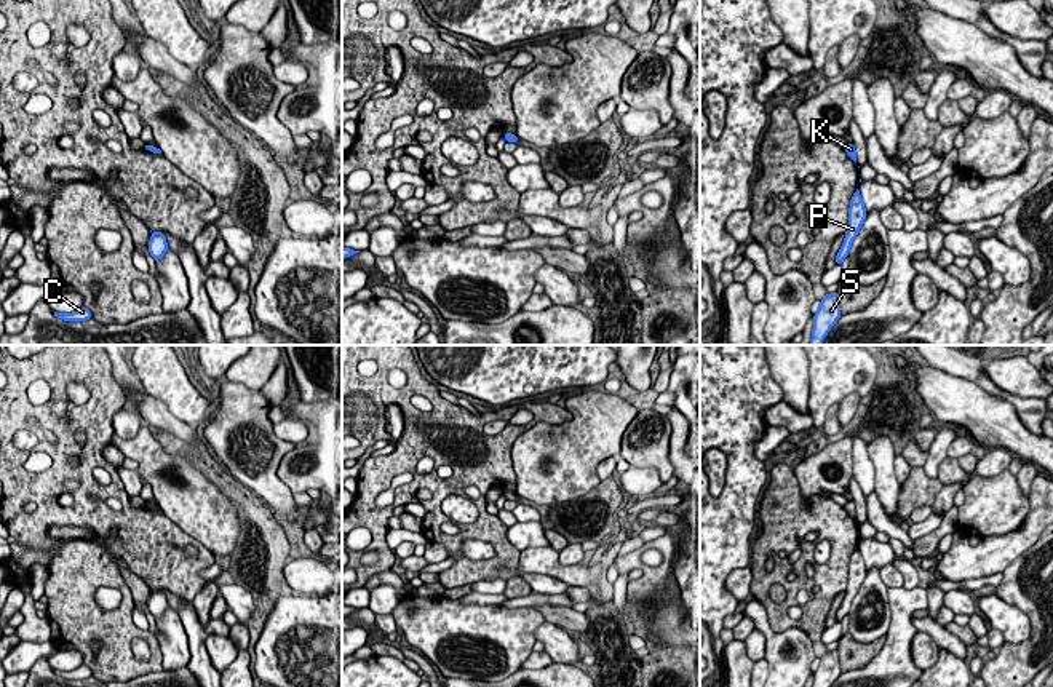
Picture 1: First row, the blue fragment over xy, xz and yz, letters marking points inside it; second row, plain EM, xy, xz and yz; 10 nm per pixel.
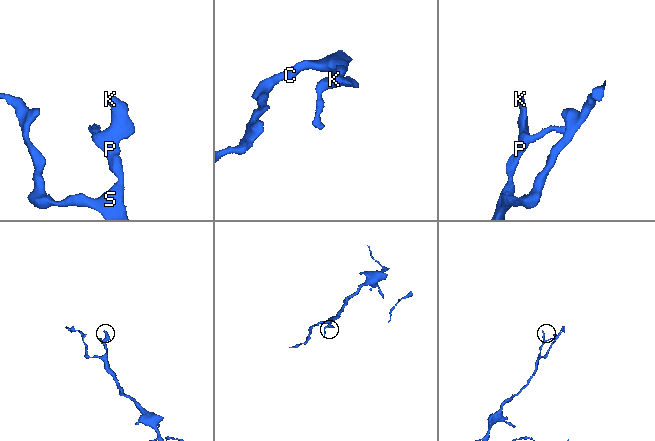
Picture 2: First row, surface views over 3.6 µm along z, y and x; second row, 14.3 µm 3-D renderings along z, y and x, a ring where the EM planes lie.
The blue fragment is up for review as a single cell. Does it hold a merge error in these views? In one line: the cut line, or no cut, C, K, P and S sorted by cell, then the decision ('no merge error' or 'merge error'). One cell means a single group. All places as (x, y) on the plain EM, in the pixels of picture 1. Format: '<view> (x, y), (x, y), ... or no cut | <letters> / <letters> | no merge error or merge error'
no cut | C K P S | no merge error

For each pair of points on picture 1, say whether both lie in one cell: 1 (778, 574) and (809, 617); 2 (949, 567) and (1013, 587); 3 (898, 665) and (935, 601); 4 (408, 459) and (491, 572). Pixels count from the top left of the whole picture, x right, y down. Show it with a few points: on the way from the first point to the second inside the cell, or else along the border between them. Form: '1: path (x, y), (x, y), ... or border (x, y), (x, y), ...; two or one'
1: path (791, 585), (804, 585), (810, 591), (812, 603); one
2: border (1029, 547), (1002, 572); two
3: border (925, 590), (929, 609); two
4: path (435, 491), (435, 531), (457, 556); one

